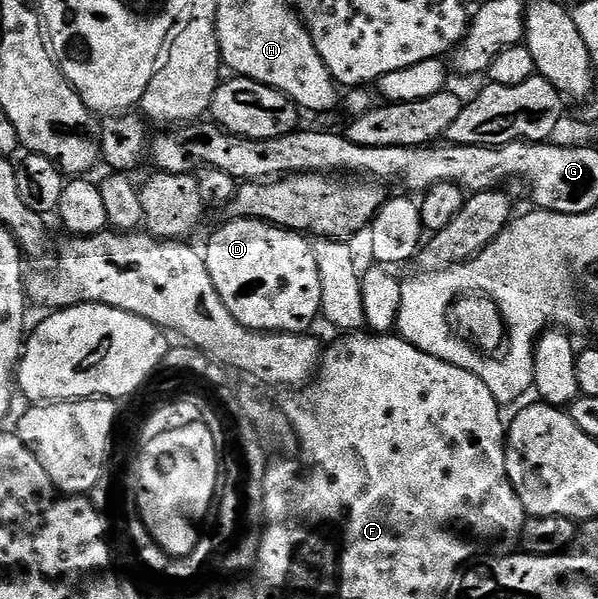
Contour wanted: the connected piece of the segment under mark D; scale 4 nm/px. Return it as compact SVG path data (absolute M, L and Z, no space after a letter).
M257 218L227 220L208 240L205 257L209 276L213 276L213 288L217 288L217 296L225 300L225 308L229 308L229 312L233 312L245 328L277 334L302 334L315 317L320 317L323 308L321 272L317 268L314 245L306 240L302 233L286 230L283 226L272 226Z

